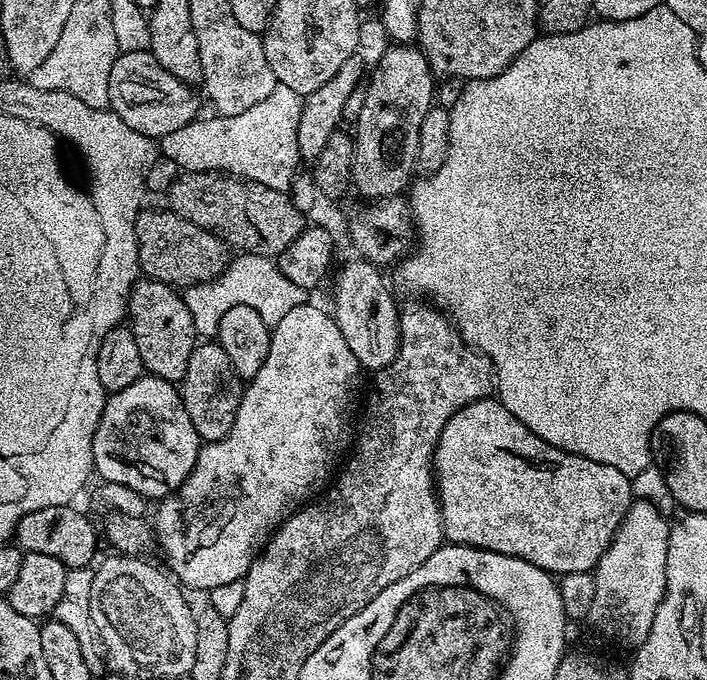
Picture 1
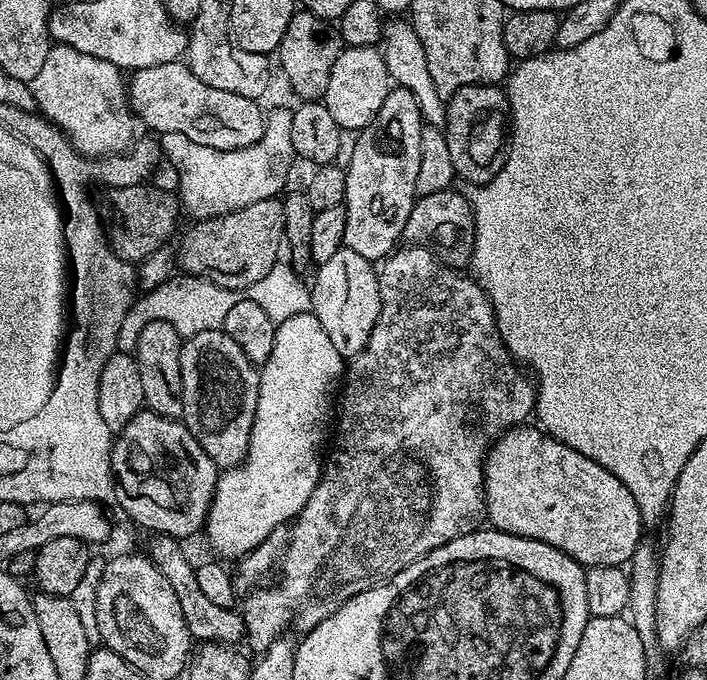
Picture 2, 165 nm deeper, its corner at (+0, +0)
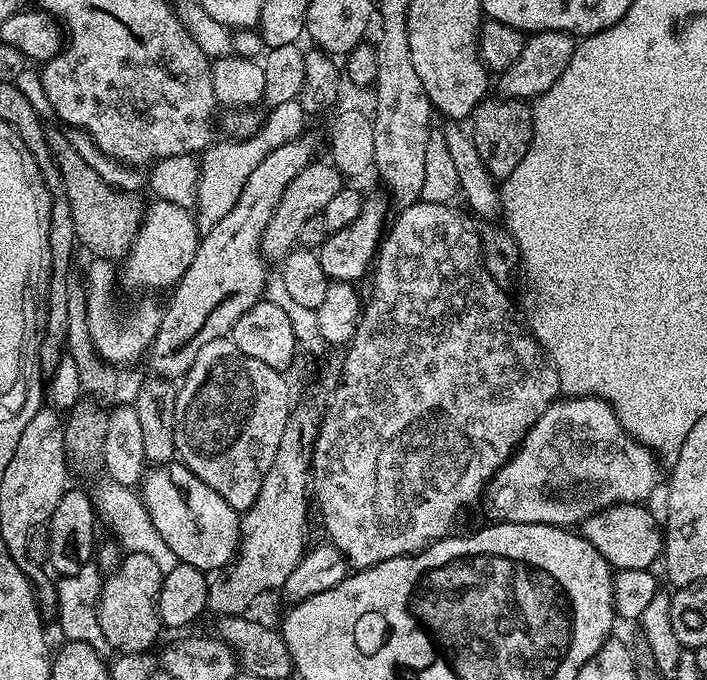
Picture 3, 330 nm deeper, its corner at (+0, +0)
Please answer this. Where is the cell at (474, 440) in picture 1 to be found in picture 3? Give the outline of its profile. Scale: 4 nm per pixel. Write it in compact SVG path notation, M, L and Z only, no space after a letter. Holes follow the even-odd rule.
M643 503L615 504L602 512L595 512L582 525L582 534L606 558L613 569L642 570L651 569L652 563L659 561L662 556L662 528L650 513L644 509Z

